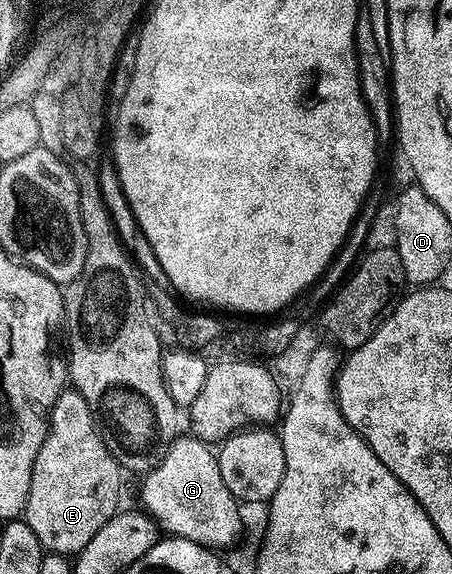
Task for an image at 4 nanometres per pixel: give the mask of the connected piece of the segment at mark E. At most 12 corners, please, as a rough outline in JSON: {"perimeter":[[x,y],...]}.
{"perimeter":[[61,391],[23,512],[76,557],[118,514],[122,464]]}

